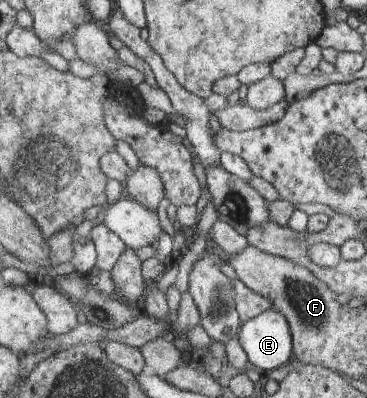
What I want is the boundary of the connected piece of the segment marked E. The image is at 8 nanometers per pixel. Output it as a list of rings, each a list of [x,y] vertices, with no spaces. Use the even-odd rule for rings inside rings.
[[[274,309],[243,324],[239,334],[250,363],[264,374],[295,361],[290,322],[280,311]]]

